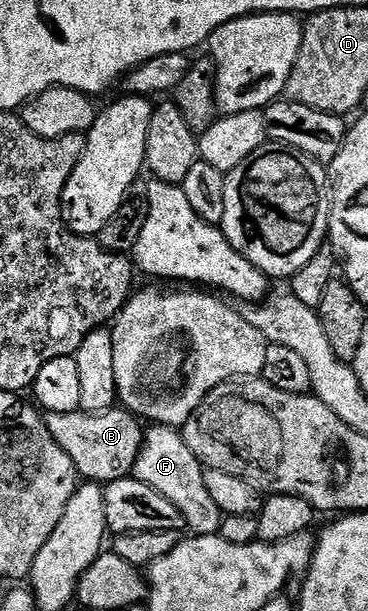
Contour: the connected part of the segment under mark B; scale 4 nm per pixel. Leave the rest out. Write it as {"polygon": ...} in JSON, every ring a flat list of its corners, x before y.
{"polygon":[[121,406,107,412,50,412,45,416,45,425,51,430,51,438,55,438,67,458,71,458,78,477,102,486,130,475,145,445,146,429,142,421]]}

